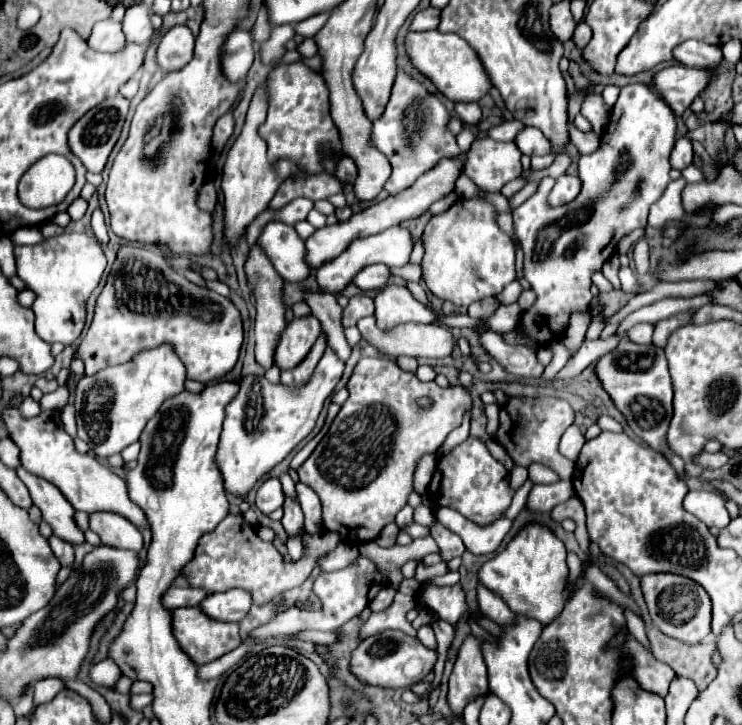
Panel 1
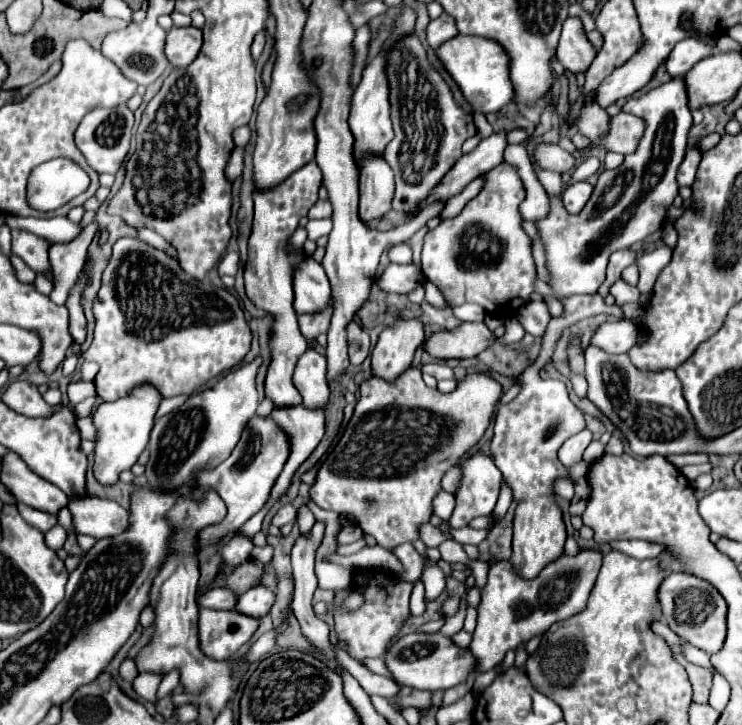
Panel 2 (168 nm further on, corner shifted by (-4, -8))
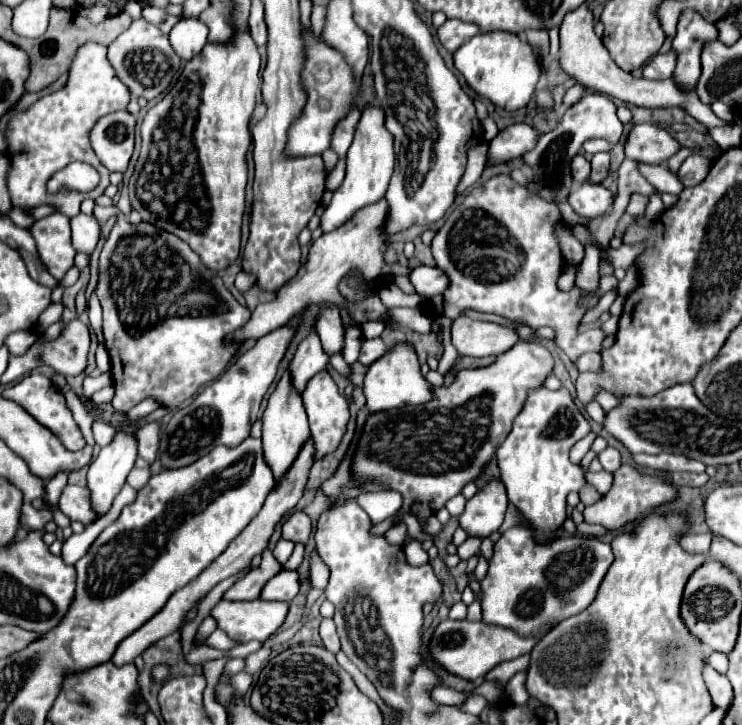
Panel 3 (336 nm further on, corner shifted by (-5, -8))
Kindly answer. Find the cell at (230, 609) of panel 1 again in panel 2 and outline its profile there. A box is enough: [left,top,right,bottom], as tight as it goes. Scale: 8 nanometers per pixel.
[235,586,275,618]

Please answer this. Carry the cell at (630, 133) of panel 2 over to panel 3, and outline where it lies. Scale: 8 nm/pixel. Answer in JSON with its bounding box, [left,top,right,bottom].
[626,124,680,164]

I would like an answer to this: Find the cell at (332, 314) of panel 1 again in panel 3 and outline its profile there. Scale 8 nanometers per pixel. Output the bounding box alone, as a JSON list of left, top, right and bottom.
[360,338,388,366]

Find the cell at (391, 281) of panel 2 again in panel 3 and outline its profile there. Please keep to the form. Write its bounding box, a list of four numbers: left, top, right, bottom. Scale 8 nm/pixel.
[410,266,450,298]

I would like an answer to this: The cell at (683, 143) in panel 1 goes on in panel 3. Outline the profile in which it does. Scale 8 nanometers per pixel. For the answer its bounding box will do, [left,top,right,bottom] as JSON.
[678,154,712,186]

